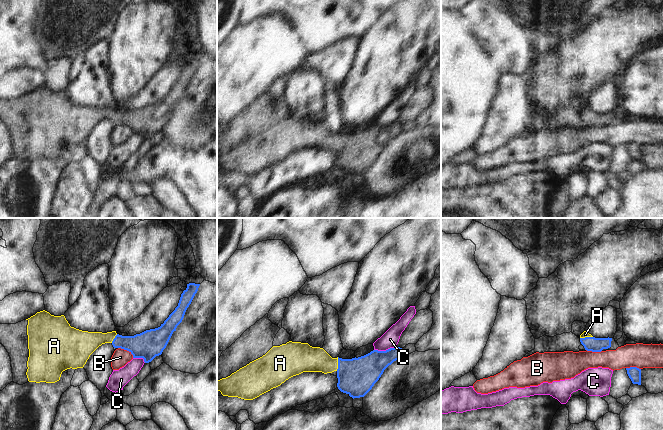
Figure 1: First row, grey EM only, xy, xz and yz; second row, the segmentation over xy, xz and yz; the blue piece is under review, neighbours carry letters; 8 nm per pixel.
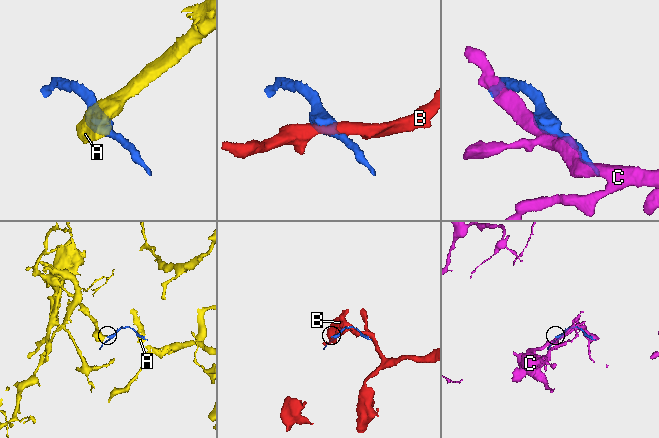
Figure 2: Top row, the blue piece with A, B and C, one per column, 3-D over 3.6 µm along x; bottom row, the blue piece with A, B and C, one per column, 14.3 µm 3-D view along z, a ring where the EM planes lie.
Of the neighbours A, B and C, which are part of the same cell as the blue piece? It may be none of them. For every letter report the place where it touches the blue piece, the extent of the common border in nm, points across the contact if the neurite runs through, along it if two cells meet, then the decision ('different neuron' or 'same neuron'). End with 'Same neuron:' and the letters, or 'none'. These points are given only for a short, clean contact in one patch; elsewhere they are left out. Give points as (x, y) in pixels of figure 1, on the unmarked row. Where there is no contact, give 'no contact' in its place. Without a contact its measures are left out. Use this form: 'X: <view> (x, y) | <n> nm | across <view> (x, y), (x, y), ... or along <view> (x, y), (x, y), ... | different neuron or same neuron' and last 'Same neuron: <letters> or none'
A: xz (338, 140) | 110 nm | across xz (356, 153), (338, 140), (308, 135) | same neuron
B: xy (126, 125) | 150 nm | different neuron
C: xz (386, 126) | 190 nm | along xz (396, 121), (385, 126), (374, 126) | different neuron
Same neuron: A

